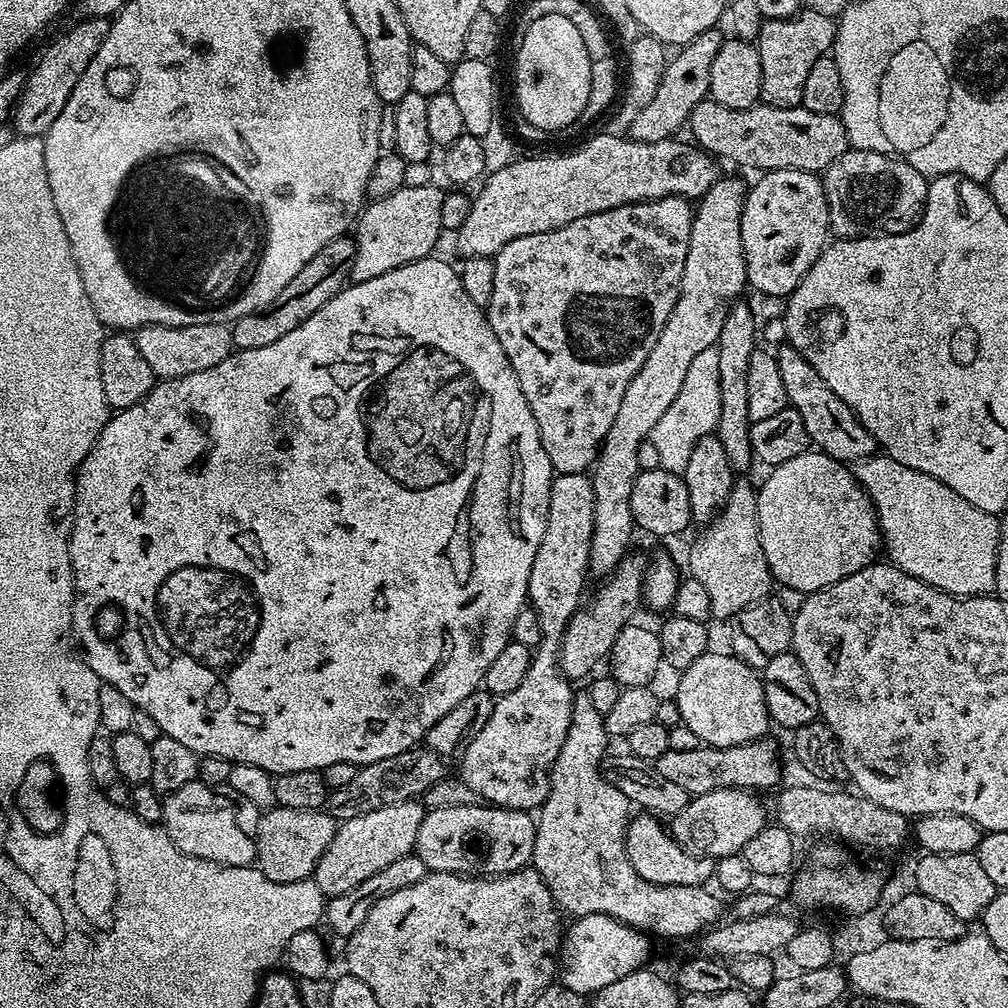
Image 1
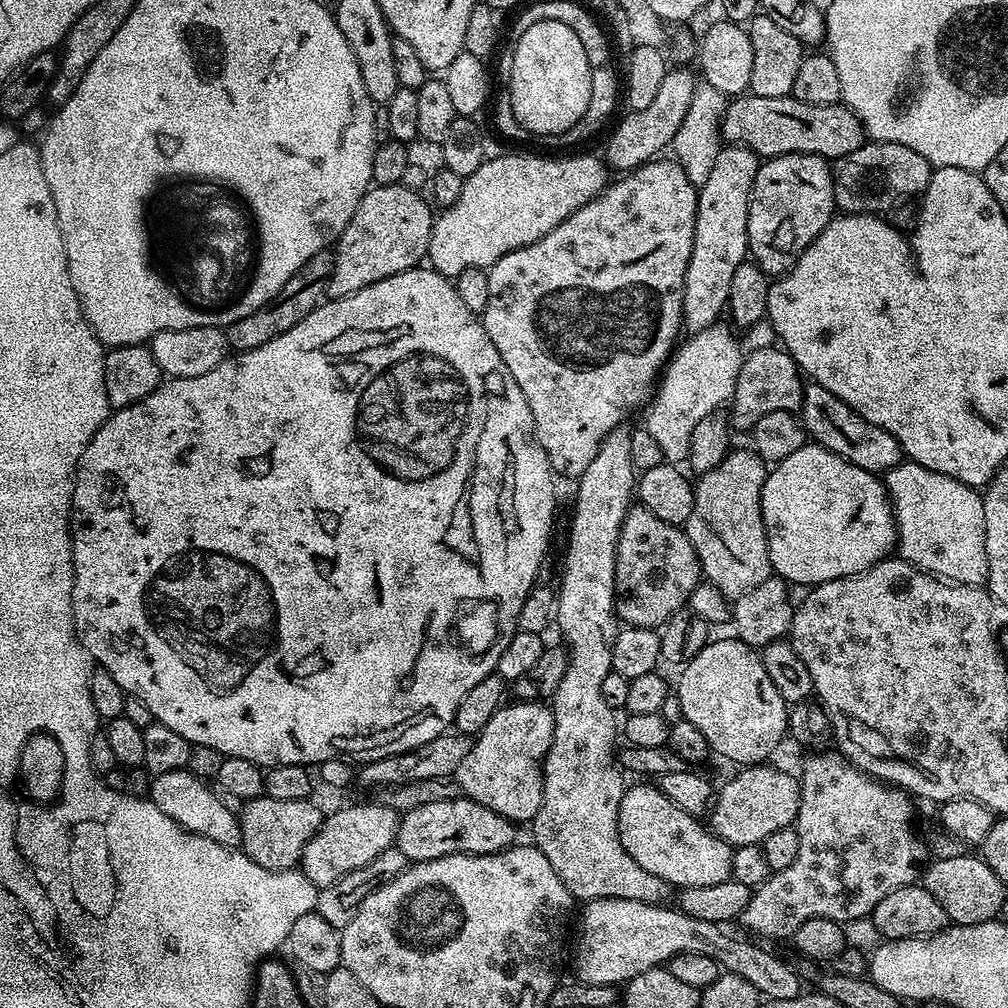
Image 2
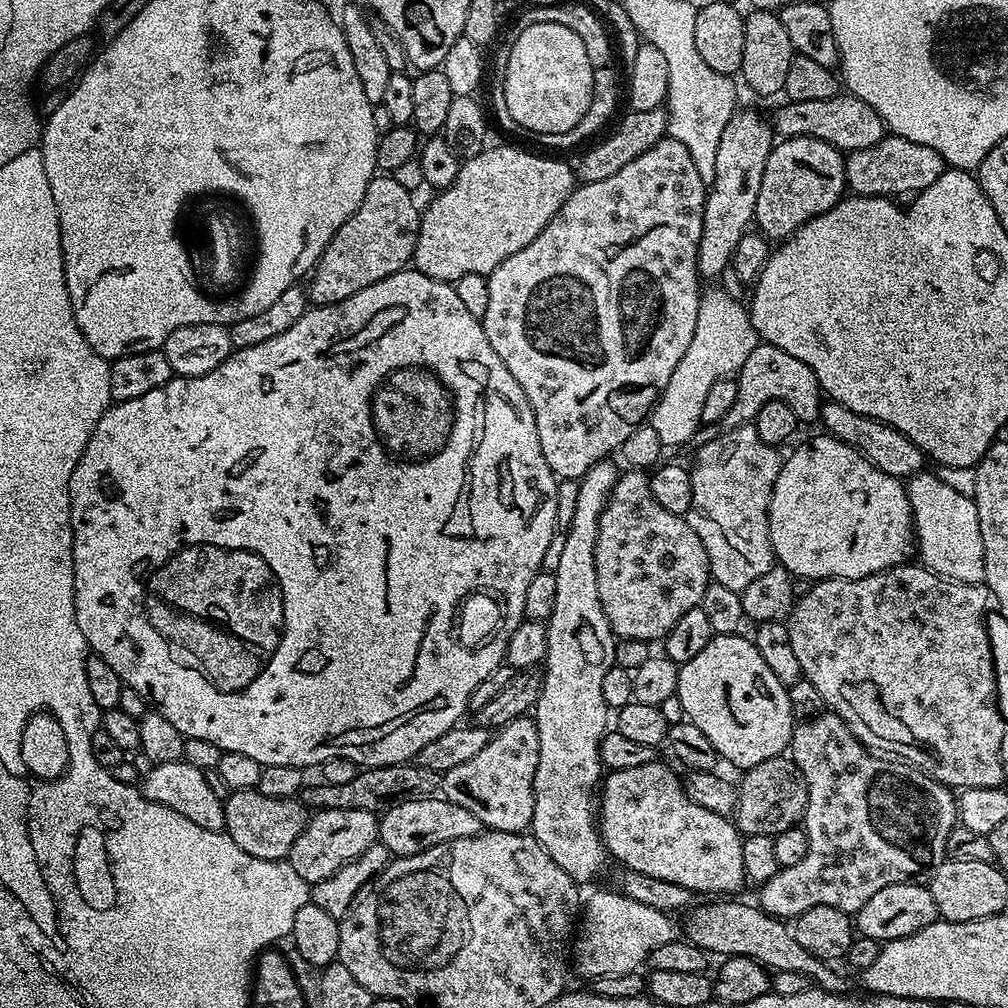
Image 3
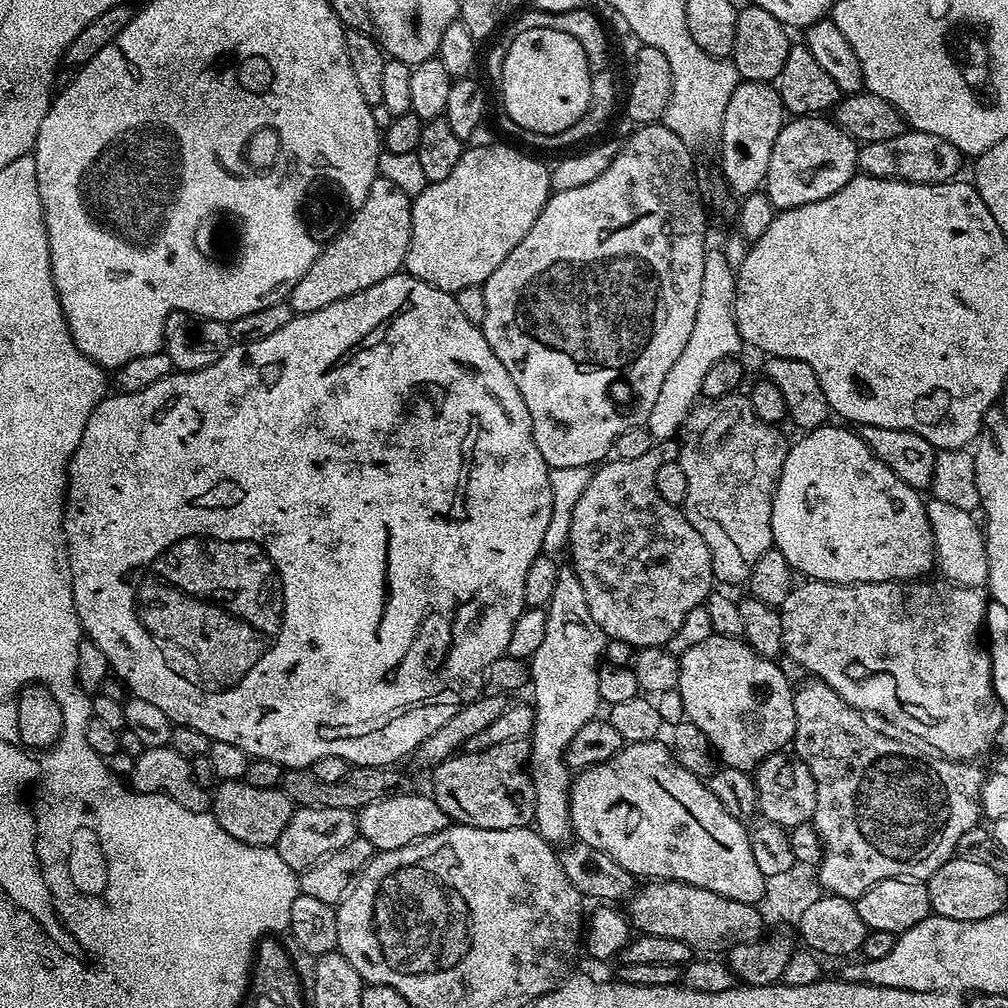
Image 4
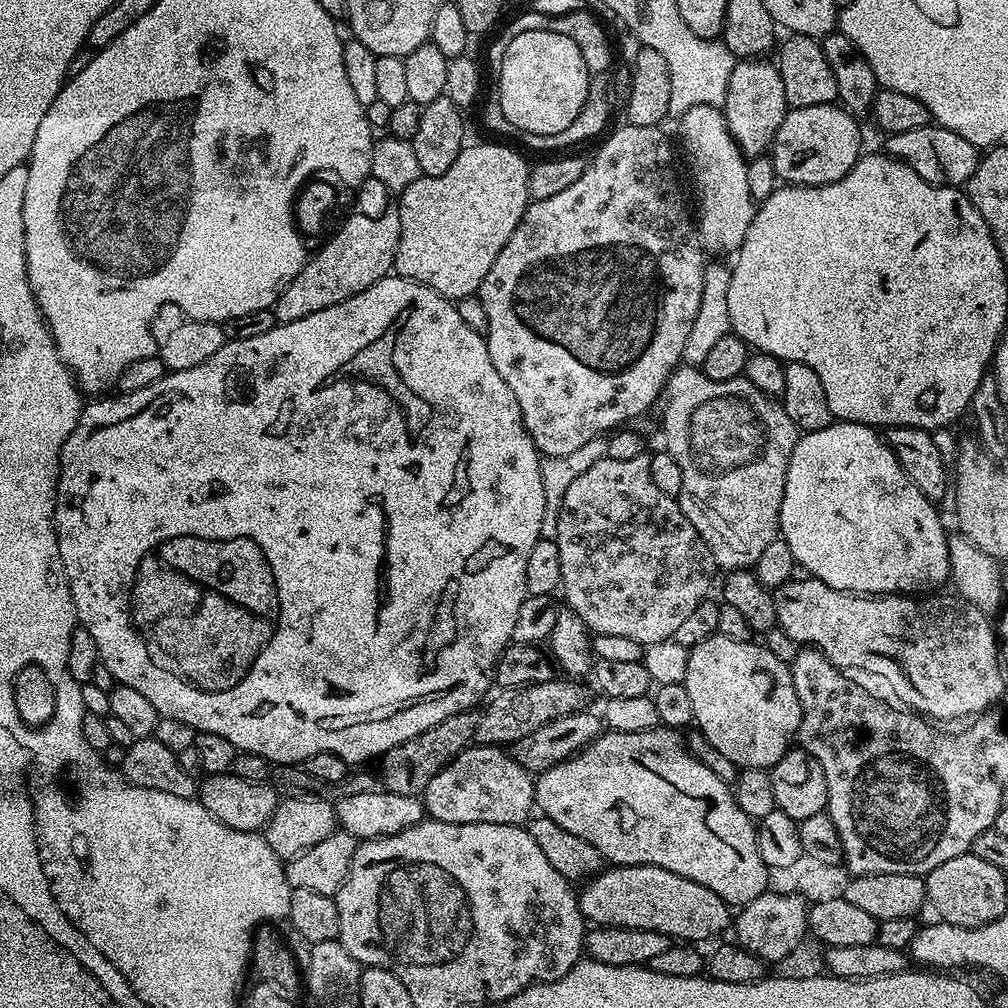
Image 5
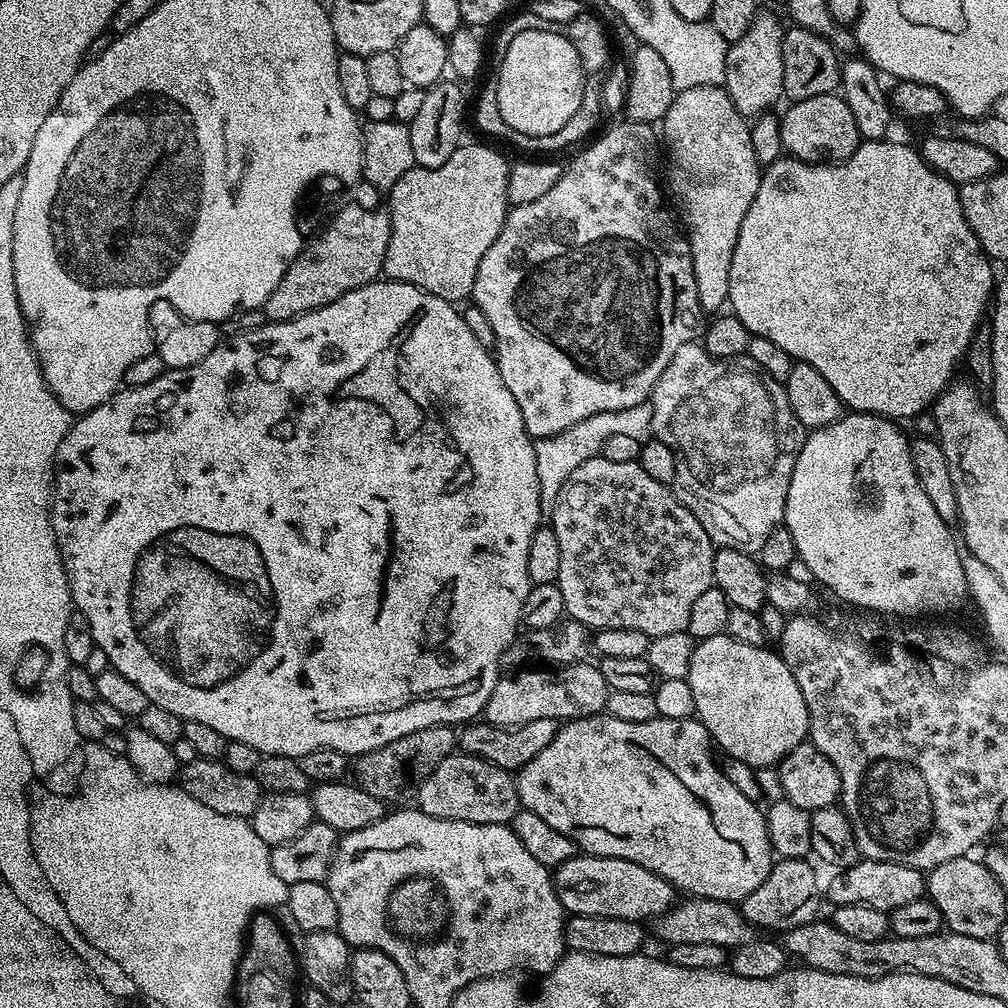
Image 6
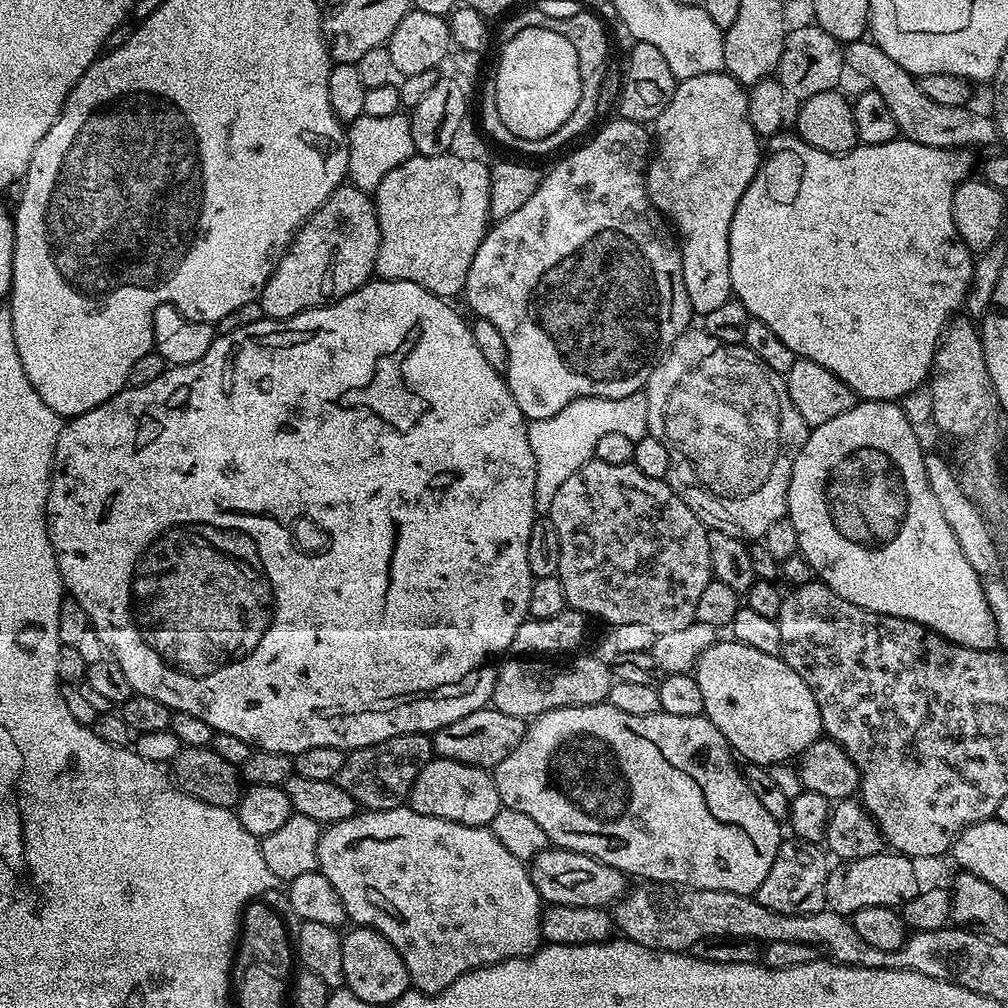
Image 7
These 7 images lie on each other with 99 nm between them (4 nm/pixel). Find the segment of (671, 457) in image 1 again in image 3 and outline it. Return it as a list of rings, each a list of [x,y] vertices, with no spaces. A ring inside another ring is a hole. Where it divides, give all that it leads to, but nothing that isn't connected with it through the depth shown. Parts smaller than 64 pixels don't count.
[[[705,287],[700,294],[694,338],[690,338],[686,354],[682,354],[678,366],[674,366],[670,382],[666,382],[664,393],[656,399],[656,405],[650,413],[650,422],[665,446],[676,448],[686,443],[696,431],[701,431],[702,402],[706,402],[710,386],[719,380],[735,377],[757,343],[758,337],[747,307],[743,303],[740,305],[730,293],[720,288]]]

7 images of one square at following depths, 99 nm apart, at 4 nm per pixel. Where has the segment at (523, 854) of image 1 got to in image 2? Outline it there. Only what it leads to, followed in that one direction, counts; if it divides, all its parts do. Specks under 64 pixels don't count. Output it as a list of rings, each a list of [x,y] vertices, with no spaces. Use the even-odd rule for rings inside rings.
[[[461,794],[446,802],[426,802],[426,806],[414,806],[414,810],[403,813],[396,825],[394,845],[409,862],[446,858],[454,854],[468,856],[492,856],[513,847],[517,825],[494,810],[486,810],[478,802]]]

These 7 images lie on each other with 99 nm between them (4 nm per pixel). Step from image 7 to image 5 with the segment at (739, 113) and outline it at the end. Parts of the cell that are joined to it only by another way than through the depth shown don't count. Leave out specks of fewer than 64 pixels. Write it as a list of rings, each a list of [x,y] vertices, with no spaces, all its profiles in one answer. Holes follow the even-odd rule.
[[[717,105],[694,106],[694,110],[686,110],[686,114],[679,117],[678,124],[680,124],[680,136],[684,139],[684,148],[692,155],[692,176],[696,179],[696,196],[700,199],[700,212],[698,208],[700,239],[704,241],[704,247],[709,253],[735,254],[740,251],[742,242],[746,238],[746,230],[750,230],[758,207],[758,201],[751,194],[749,161],[736,139],[732,137],[728,119]]]

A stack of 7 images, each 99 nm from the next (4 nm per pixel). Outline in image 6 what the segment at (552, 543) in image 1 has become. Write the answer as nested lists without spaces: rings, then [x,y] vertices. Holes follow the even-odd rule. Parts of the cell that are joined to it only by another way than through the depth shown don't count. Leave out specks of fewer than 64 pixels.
[[[453,754],[447,756],[442,762],[438,762],[436,769],[416,789],[414,799],[417,800],[415,800],[415,803],[420,811],[430,814],[434,818],[470,822],[471,824],[511,825],[514,814],[521,811],[513,773],[507,772],[506,769],[500,768],[480,756],[469,756],[467,754]]]

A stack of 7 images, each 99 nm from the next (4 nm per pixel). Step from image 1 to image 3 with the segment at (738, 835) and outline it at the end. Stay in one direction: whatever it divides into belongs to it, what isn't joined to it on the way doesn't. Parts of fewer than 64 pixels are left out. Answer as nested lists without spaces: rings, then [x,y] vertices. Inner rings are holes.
[[[781,754],[766,762],[758,762],[758,766],[747,769],[743,776],[744,781],[739,781],[736,793],[734,823],[744,836],[777,836],[782,834],[782,830],[790,830],[803,821],[806,802],[808,801],[806,782],[801,772],[796,769],[796,763],[787,755]]]

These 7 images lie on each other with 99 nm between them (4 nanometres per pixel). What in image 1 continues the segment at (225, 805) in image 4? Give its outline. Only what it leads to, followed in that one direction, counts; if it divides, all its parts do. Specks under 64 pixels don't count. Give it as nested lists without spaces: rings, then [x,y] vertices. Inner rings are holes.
[[[279,806],[267,809],[261,816],[264,817],[254,830],[255,867],[275,884],[309,879],[316,871],[318,858],[322,858],[334,838],[338,821],[326,810],[290,810]]]

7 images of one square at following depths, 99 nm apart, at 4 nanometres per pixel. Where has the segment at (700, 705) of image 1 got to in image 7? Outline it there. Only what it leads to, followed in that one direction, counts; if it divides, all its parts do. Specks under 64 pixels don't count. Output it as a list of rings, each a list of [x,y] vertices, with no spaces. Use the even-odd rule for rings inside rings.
[[[720,638],[698,658],[694,675],[702,690],[703,715],[718,726],[733,753],[740,758],[745,756],[748,764],[767,766],[791,761],[815,740],[821,739],[824,727],[818,714],[818,702],[814,702],[814,694],[810,694],[810,686],[806,686],[806,682],[802,682],[802,678],[798,678],[798,674],[794,674],[792,667],[780,656],[762,654],[762,650],[742,646],[737,640]]]

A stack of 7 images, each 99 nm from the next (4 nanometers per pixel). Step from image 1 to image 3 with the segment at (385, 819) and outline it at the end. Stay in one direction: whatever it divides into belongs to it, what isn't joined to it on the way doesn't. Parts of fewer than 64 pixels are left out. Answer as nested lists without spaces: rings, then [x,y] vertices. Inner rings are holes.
[[[321,808],[308,817],[308,825],[298,834],[294,846],[290,846],[287,862],[294,866],[295,872],[310,886],[330,878],[334,870],[346,866],[378,840],[378,816],[366,810],[334,810]]]

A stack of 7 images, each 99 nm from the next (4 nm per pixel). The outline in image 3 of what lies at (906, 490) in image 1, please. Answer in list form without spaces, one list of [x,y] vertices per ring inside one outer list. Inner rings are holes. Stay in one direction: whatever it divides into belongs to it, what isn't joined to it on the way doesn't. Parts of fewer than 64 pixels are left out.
[[[931,470],[909,476],[906,487],[918,556],[924,559],[921,560],[923,567],[960,584],[981,583],[984,578],[984,551],[975,500],[967,491],[959,492]]]

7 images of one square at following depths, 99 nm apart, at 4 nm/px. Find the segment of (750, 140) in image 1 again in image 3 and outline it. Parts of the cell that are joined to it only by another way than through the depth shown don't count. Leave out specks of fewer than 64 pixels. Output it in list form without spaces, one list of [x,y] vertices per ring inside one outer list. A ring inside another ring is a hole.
[[[837,94],[834,98],[826,98],[822,102],[784,102],[776,112],[774,128],[784,138],[809,136],[822,142],[830,142],[845,154],[866,150],[866,146],[874,146],[886,135],[884,119],[877,114],[874,106],[866,106],[862,98],[851,94]]]

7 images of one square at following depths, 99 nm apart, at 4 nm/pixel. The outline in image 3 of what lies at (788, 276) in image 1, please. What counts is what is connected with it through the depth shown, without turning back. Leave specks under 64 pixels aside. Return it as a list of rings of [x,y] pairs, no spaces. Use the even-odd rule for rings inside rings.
[[[789,136],[773,143],[766,174],[762,174],[762,190],[758,190],[754,217],[758,231],[769,241],[783,242],[808,220],[834,207],[846,192],[844,158],[845,153],[830,142],[809,136]]]

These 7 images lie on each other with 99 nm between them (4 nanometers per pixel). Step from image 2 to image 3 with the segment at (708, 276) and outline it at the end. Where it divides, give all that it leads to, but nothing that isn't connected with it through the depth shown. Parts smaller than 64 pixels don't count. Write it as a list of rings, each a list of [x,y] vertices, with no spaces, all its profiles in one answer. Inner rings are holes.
[[[737,110],[726,122],[718,142],[718,159],[714,165],[714,182],[704,197],[702,238],[698,246],[698,266],[701,277],[720,276],[729,271],[734,246],[749,231],[756,215],[758,190],[762,190],[762,174],[766,174],[766,158],[770,158],[774,143],[774,128],[756,112]]]

